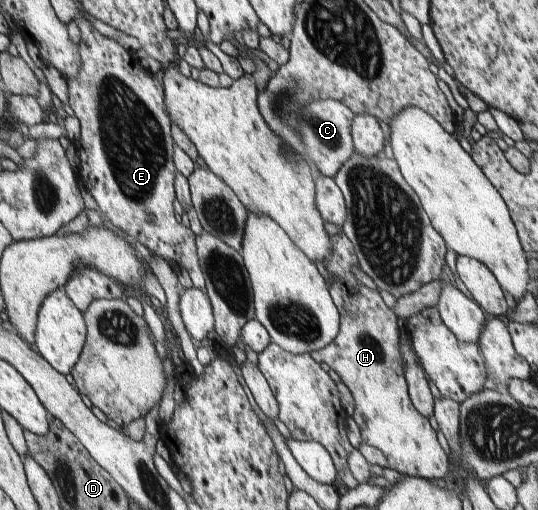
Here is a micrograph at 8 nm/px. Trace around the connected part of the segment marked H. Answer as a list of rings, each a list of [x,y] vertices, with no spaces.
[[[339,230],[339,234],[335,234],[332,239],[332,255],[330,255],[324,261],[325,267],[329,274],[331,274],[331,281],[329,282],[329,292],[331,292],[331,297],[335,306],[338,307],[338,312],[340,315],[340,328],[338,331],[338,336],[333,340],[333,343],[330,343],[326,348],[323,348],[319,351],[314,351],[310,353],[310,356],[315,358],[316,361],[319,361],[320,364],[325,364],[329,369],[333,369],[339,377],[341,377],[341,381],[347,388],[351,391],[353,395],[353,400],[355,401],[355,414],[353,414],[353,420],[359,426],[361,430],[361,437],[363,438],[363,442],[375,449],[381,450],[381,453],[387,458],[389,469],[396,470],[400,472],[402,475],[407,475],[409,477],[423,477],[424,479],[447,479],[450,480],[450,476],[452,471],[449,469],[450,460],[448,459],[447,454],[442,450],[440,444],[437,439],[437,429],[434,425],[434,421],[429,419],[419,413],[416,410],[416,406],[412,404],[411,394],[408,393],[408,384],[407,378],[404,376],[404,358],[403,353],[400,352],[400,330],[399,330],[399,318],[394,313],[394,310],[388,308],[383,301],[383,298],[380,296],[379,291],[373,291],[367,286],[364,286],[355,278],[355,274],[353,274],[353,266],[359,265],[358,257],[356,256],[355,246],[352,244],[352,241]]]

